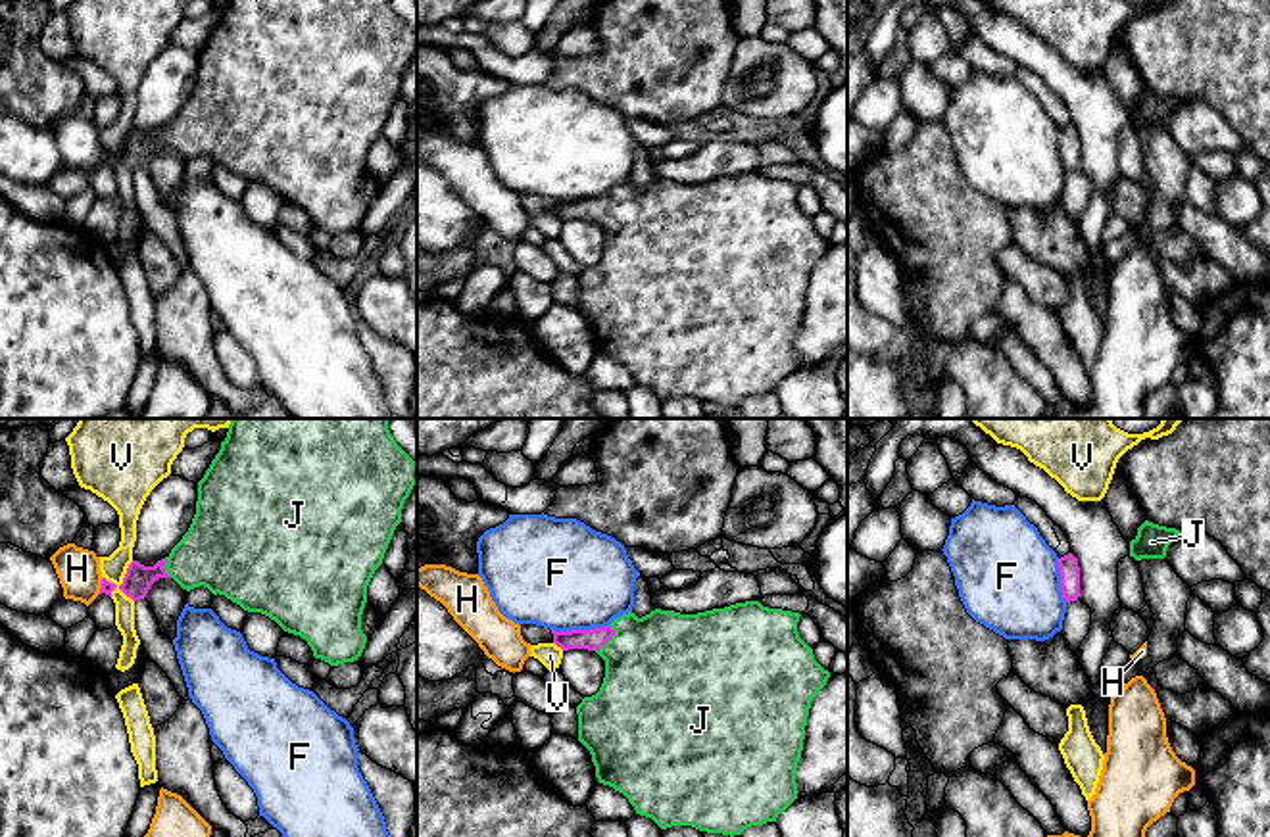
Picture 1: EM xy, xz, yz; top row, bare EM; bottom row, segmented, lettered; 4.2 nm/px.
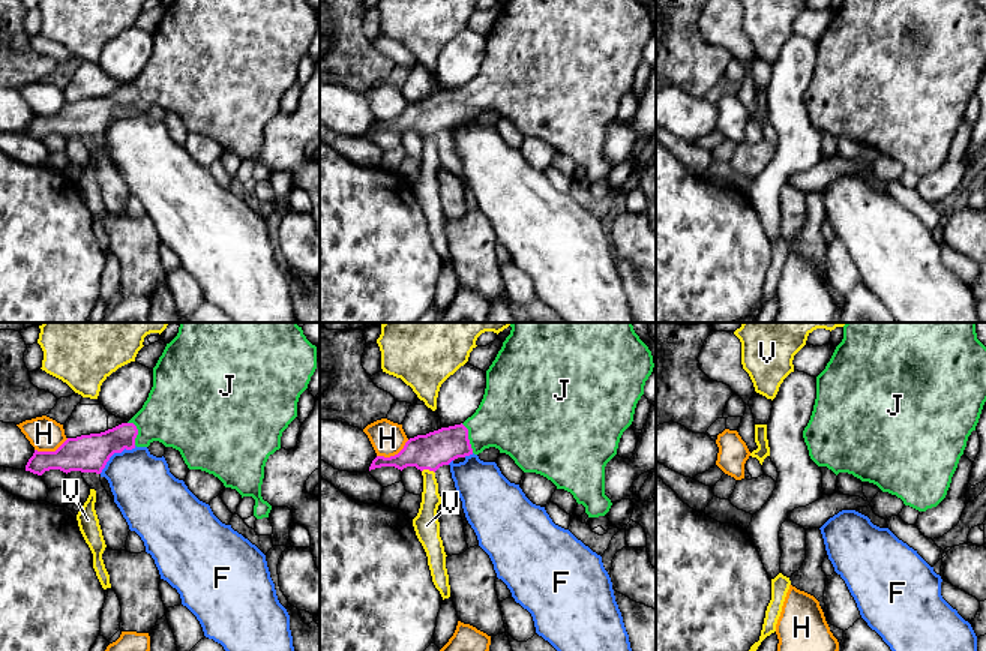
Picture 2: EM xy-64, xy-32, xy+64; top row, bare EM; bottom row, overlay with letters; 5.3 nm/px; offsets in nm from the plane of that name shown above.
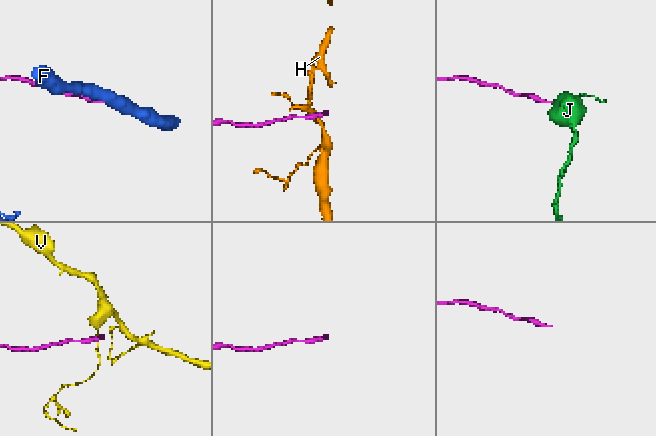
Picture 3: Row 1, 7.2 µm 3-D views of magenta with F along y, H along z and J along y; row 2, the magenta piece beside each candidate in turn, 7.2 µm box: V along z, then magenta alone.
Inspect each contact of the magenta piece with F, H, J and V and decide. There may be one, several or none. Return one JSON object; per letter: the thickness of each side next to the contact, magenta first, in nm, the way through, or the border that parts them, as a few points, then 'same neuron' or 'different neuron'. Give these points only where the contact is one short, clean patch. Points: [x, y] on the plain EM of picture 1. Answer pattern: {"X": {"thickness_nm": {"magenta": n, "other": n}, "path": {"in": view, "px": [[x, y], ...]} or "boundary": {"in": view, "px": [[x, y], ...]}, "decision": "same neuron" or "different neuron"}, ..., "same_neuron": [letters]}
{"F": {"thickness_nm": {"magenta": 90, "other": 460}, "decision": "different neuron"}, "H": {"thickness_nm": {"magenta": 50, "other": 180}, "boundary": {"in": "xy", "px": [[102, 148], [97, 164]]}, "decision": "different neuron"}, "J": {"thickness_nm": {"magenta": 90, "other": 460}, "path": {"in": "xz", "px": [[592, 210], [610, 208], [631, 215], [659, 240]]}, "decision": "same neuron"}, "V": {"thickness_nm": {"magenta": 120, "other": 110}, "boundary": {"in": "xy", "px": [[133, 131], [110, 166]]}, "decision": "different neuron"}, "same_neuron": ["J"]}

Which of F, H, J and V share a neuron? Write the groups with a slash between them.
F / H / J / V

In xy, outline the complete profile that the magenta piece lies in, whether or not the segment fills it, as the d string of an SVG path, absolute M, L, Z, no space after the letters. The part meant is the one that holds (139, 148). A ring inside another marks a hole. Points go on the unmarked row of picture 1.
M229 0L221 19L198 52L196 84L188 102L171 123L154 136L133 131L119 159L133 171L146 167L158 148L173 148L183 159L208 157L213 165L225 165L248 182L261 182L275 190L284 202L307 211L315 228L338 236L361 227L367 205L361 200L361 184L367 173L367 155L375 140L382 134L396 96L402 92L402 79L417 54L417 33L396 13L390 0Z

